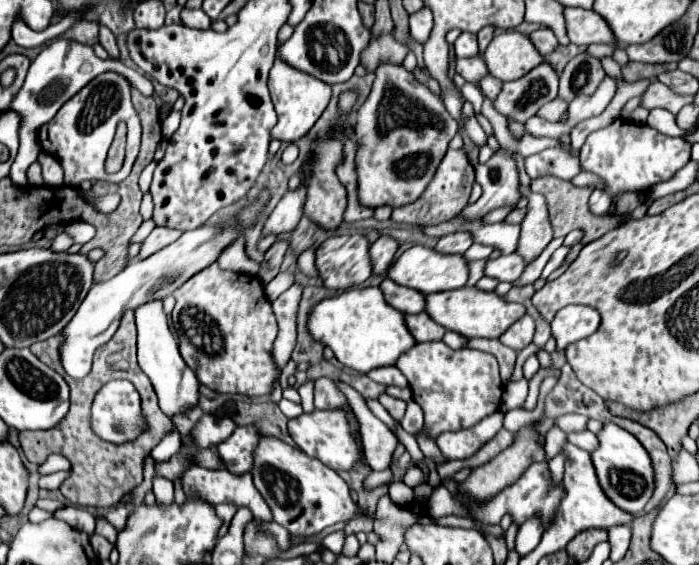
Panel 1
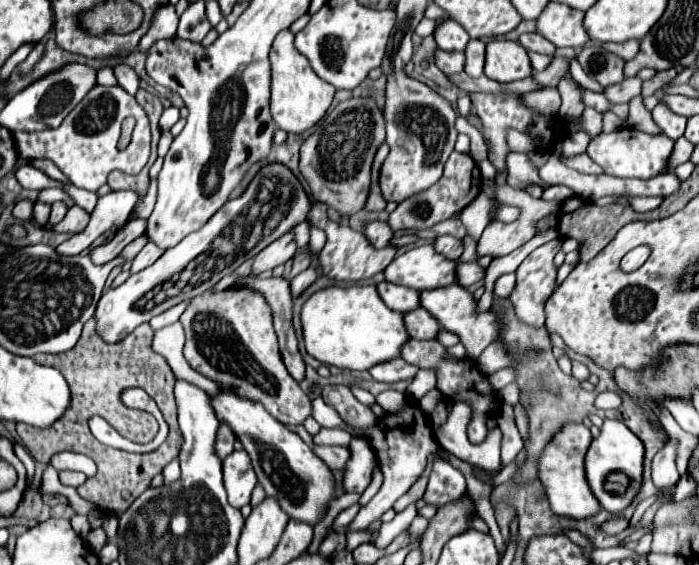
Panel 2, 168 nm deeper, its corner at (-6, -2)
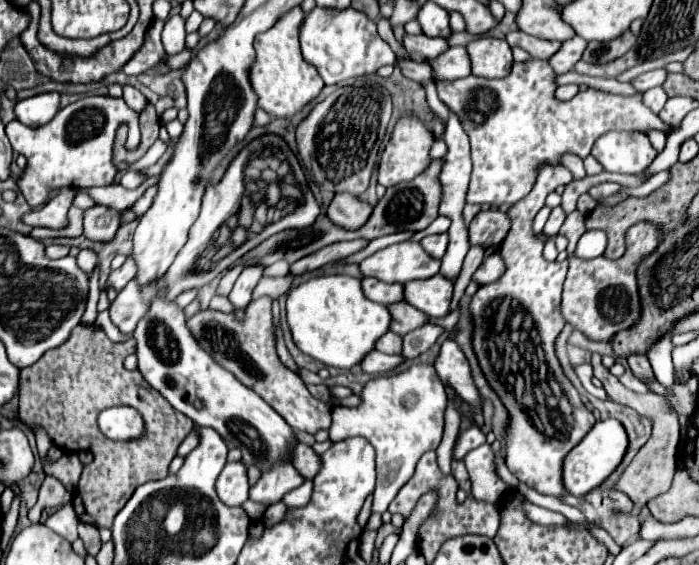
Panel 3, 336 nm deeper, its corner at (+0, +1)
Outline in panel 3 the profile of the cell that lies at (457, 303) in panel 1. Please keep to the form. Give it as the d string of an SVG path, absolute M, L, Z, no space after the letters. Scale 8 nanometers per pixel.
M440 273L424 281L410 281L404 285L406 301L424 311L428 317L446 317L450 313L452 291L452 281L448 281Z

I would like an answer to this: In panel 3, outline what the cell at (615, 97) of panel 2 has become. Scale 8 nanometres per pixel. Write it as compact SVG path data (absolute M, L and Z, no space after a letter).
M656 69L656 71L648 71L648 73L642 73L638 75L636 79L632 79L632 85L640 91L646 91L646 89L652 89L652 87L658 87L664 83L666 79L666 71L664 69Z

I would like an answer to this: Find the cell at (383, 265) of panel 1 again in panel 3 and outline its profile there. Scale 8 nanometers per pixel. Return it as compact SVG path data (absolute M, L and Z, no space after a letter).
M338 193L334 195L328 207L328 219L346 231L356 231L358 227L366 225L366 219L370 219L370 211L372 205L360 201L358 197L352 197L348 193Z

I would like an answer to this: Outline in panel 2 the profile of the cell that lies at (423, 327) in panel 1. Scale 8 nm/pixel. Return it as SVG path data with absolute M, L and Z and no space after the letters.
M424 308L404 314L404 324L406 324L408 336L414 340L434 340L436 334L440 332L440 324Z

